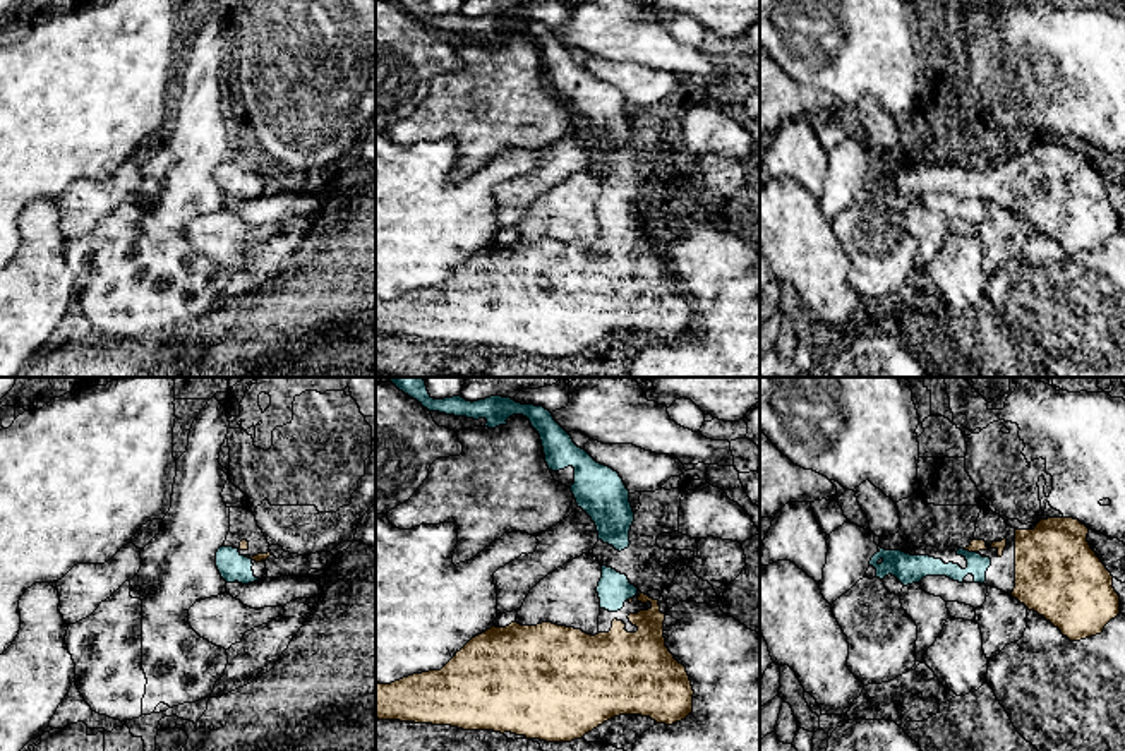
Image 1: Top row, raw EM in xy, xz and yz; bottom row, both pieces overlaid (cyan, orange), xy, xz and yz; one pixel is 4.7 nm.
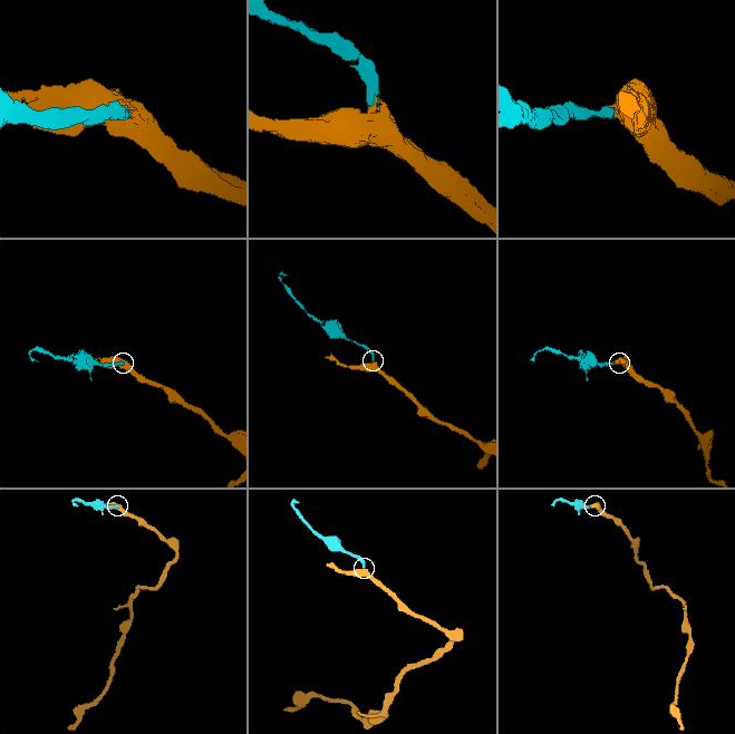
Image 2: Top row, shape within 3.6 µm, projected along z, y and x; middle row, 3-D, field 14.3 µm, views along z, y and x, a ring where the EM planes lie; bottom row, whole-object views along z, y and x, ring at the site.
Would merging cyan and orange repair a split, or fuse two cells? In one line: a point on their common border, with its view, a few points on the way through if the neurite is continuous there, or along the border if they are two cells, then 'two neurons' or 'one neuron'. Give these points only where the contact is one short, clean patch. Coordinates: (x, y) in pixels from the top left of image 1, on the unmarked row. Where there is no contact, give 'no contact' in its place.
contact yz (968, 167); way yz (918, 182), (964, 186), (968, 167), (976, 162); one neuron

